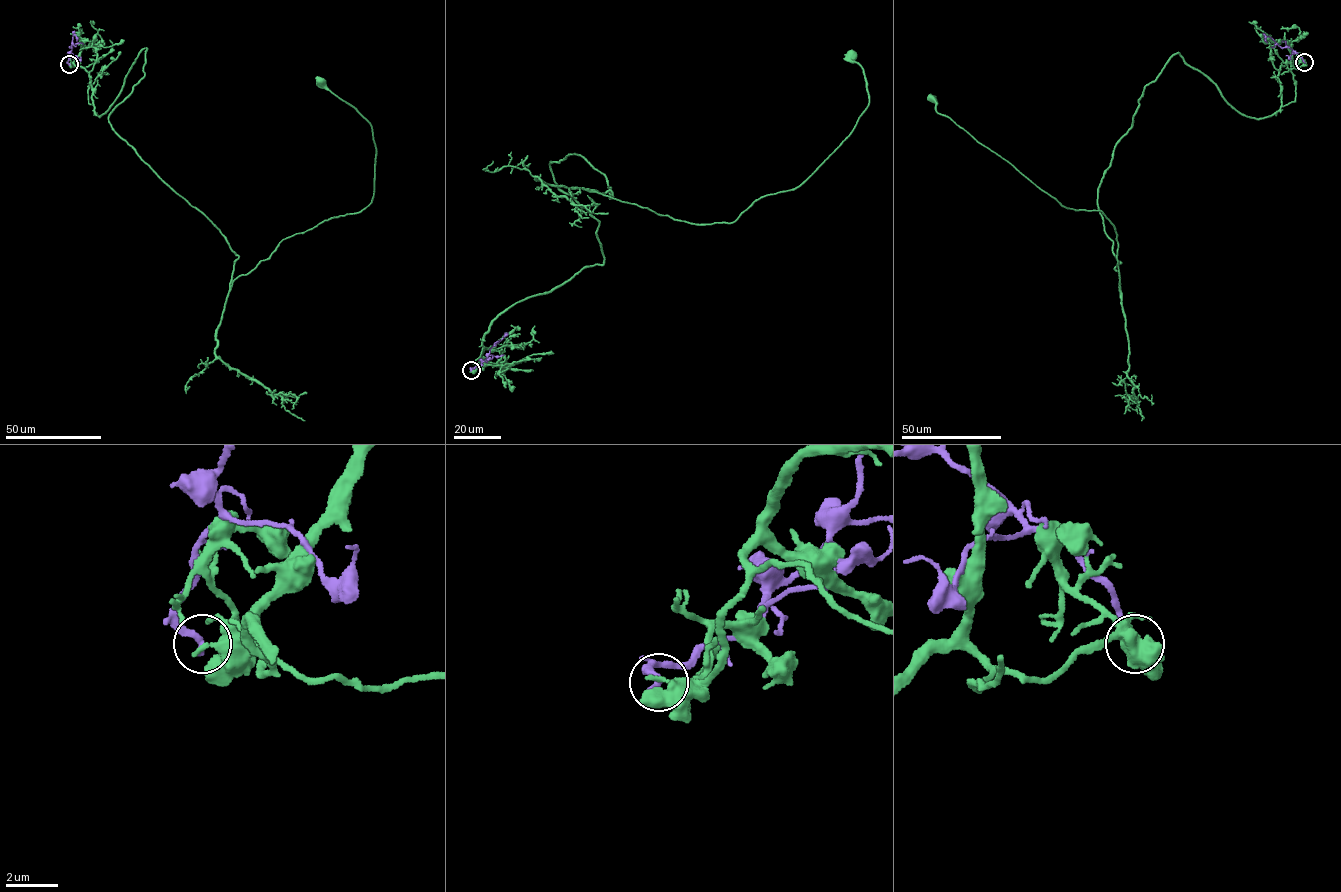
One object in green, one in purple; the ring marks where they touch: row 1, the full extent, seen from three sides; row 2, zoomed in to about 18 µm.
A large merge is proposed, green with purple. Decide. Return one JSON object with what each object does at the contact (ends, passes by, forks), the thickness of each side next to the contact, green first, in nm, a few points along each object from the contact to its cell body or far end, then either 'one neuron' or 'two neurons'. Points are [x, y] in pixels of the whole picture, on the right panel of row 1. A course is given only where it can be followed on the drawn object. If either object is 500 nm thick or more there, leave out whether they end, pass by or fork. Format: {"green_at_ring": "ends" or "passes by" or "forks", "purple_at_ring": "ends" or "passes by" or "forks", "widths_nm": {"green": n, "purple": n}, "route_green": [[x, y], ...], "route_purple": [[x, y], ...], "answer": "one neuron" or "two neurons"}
{"green_at_ring": "ends", "purple_at_ring": "ends", "widths_nm": {"green": 360, "purple": 300}, "route_green": [[1304, 62], [1258, 119], [1177, 52], [1147, 84], [1096, 201], [1121, 296], [1104, 214], [930, 98]], "route_purple": [[1304, 62], [1297, 53], [1288, 47], [1282, 48], [1269, 36], [1265, 38], [1267, 42]], "answer": "two neurons"}

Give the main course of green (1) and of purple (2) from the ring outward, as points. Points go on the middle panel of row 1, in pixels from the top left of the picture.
1: (471, 370), (499, 315), (603, 264), (551, 162), (734, 222), (852, 131), (852, 53)
2: (471, 370), (480, 365), (504, 336)

